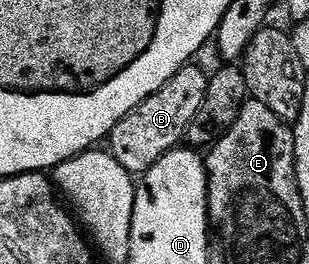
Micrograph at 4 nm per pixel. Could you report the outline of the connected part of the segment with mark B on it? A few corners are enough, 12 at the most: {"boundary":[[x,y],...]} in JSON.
{"boundary":[[186,64],[115,124],[108,153],[143,176],[182,145],[206,71]]}

